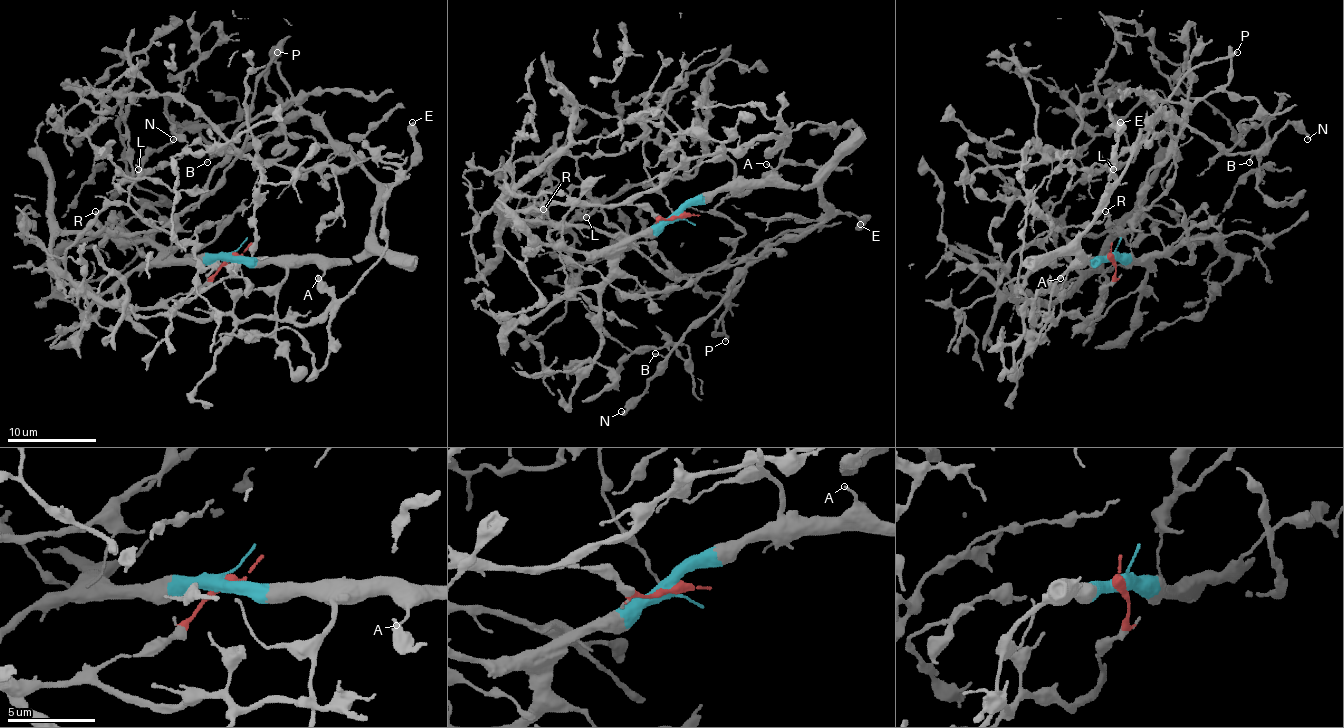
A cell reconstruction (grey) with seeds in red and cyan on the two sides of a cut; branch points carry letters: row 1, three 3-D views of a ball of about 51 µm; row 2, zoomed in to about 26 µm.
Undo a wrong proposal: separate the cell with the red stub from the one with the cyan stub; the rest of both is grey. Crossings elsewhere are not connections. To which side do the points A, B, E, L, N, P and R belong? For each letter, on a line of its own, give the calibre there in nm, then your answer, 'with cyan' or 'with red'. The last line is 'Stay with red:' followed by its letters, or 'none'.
A: calibre 130 nm; with cyan
B: calibre 130 nm; with cyan
E: calibre 650 nm; with cyan
L: calibre 110 nm; with red
N: calibre 280 nm; with cyan
P: calibre 240 nm; with cyan
R: calibre 180 nm; with red
Stay with red: L, R

